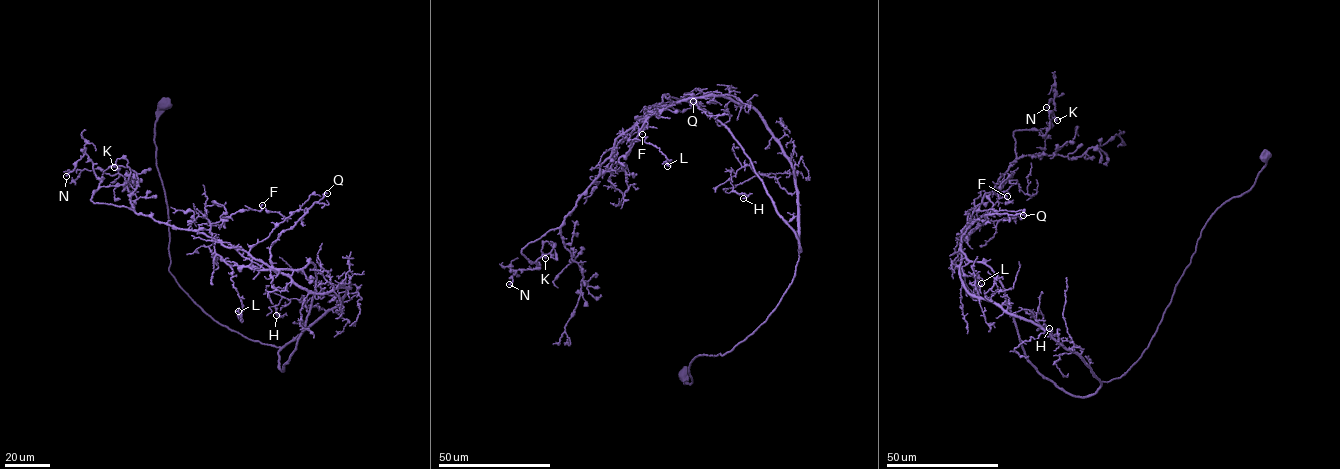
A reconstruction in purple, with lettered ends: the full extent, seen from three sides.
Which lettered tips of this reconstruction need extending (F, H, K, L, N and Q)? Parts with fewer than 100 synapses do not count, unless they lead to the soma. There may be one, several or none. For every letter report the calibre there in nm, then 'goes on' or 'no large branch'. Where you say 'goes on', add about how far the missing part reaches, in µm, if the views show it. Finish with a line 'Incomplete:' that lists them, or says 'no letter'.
F: 160 nm | no large branch
H: 150 nm | no large branch
K: 440 nm | no large branch
L: 140 nm | no large branch
N: 220 nm | no large branch
Q: 220 nm | goes on | 40 µm
Incomplete: Q

